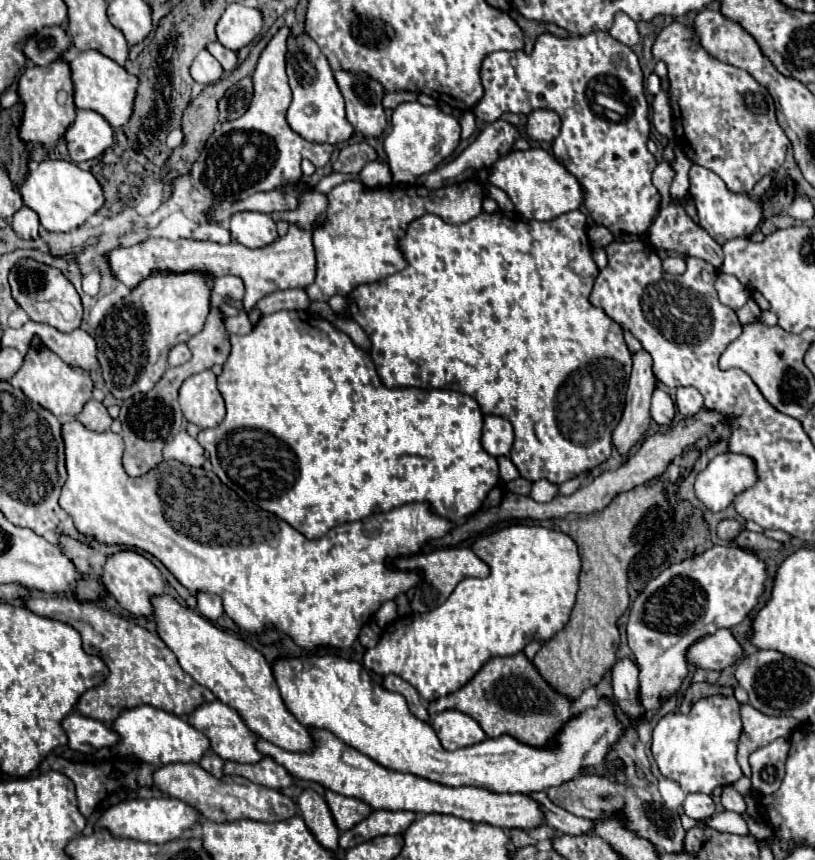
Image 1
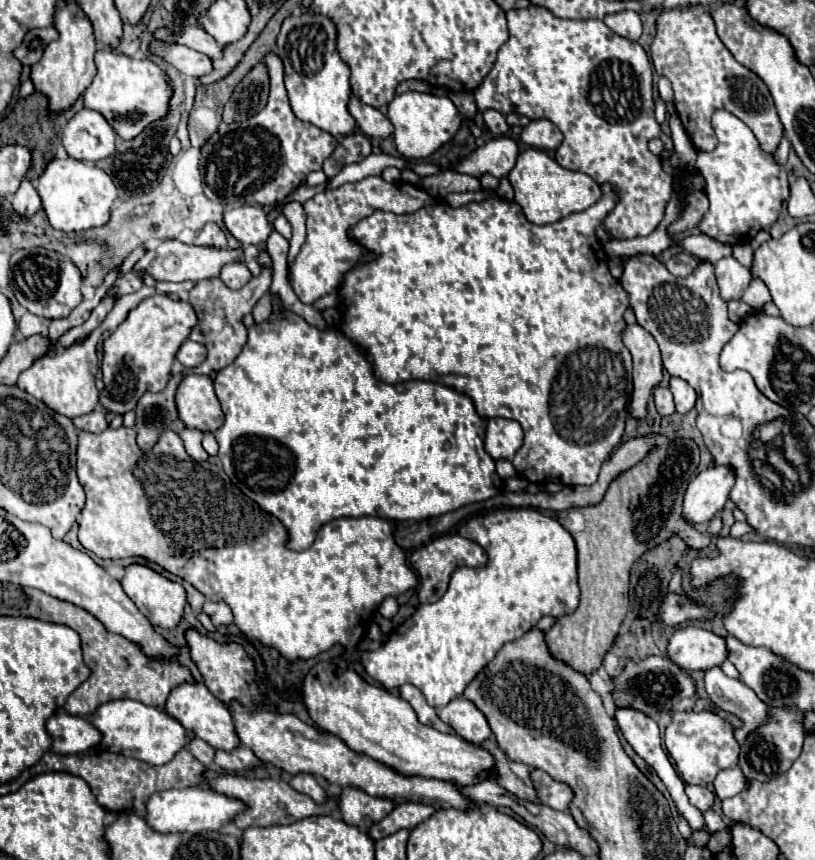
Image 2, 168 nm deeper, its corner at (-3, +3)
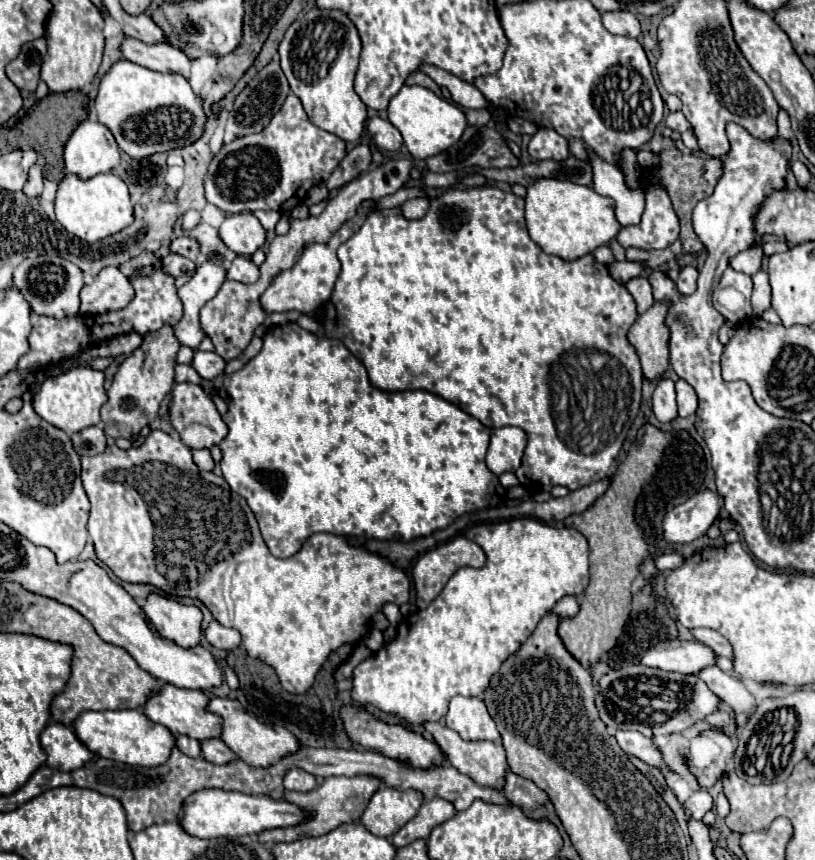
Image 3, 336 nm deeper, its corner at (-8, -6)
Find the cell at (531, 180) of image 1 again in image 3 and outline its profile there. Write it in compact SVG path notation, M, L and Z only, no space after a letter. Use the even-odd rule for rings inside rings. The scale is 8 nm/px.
M540 178L528 186L526 224L532 240L546 254L554 254L564 260L578 260L600 246L610 246L610 240L614 240L622 230L614 216L612 198L596 194L594 188L552 178Z

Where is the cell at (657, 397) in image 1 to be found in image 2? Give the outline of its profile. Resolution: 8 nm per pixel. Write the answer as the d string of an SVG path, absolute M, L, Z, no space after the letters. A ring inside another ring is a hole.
M657 387L655 393L653 393L653 397L655 397L655 407L657 407L659 415L667 417L667 415L673 415L673 413L675 413L673 395L671 395L669 389L665 389L665 387Z

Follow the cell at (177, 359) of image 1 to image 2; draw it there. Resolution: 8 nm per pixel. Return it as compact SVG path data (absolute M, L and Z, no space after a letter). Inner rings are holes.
M187 339L181 347L179 347L179 351L177 351L177 359L185 365L185 367L195 367L195 365L199 365L203 359L205 359L205 347L201 345L201 343L195 343L195 341L191 341L191 339Z

